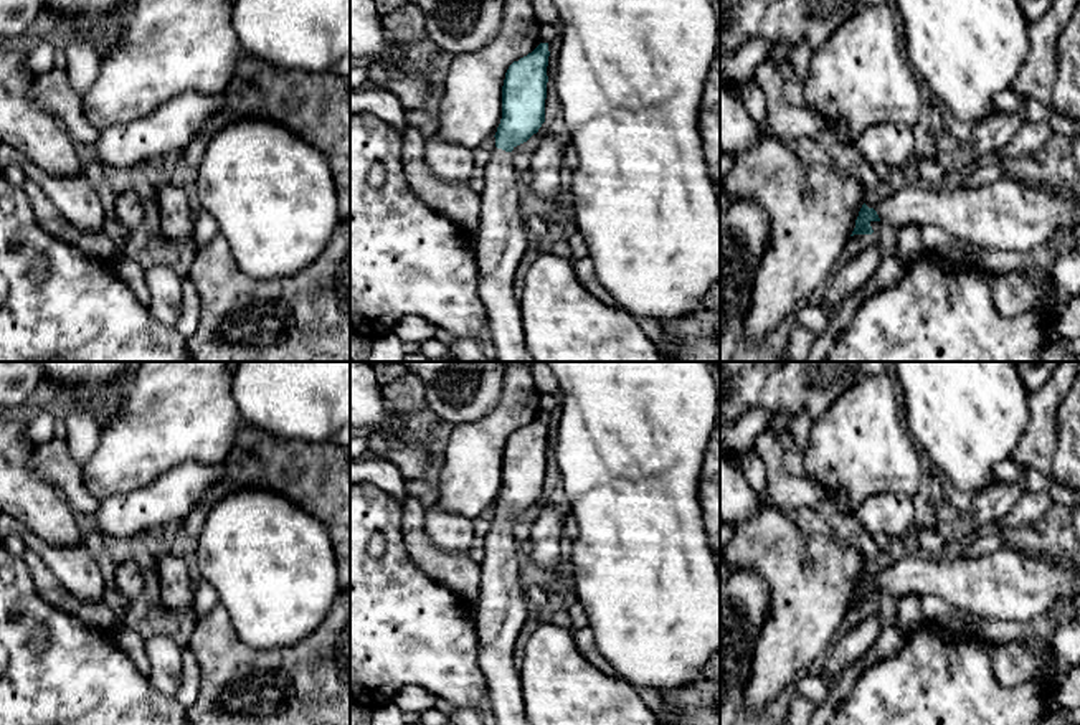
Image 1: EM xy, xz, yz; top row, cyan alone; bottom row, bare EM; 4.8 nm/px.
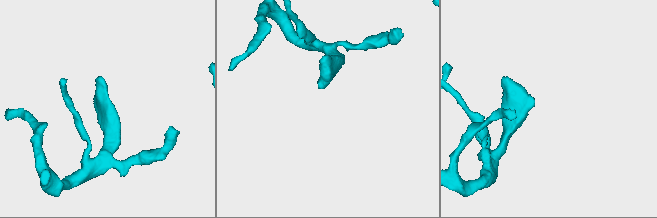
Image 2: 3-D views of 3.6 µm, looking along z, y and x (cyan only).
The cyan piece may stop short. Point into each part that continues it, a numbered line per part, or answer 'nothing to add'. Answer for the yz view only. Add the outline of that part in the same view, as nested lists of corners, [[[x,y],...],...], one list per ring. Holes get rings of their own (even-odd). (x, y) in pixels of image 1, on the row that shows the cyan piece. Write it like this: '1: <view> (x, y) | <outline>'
1: yz (1004, 215) | [[[1009,177],[979,188],[907,185],[879,200],[877,215],[897,230],[935,225],[979,246],[1022,253],[1045,244],[1060,228],[1080,225],[1075,203],[1026,188]]]

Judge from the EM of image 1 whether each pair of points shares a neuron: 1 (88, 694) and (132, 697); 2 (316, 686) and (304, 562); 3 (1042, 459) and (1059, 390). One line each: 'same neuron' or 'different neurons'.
1: same neuron
2: different neurons
3: same neuron

